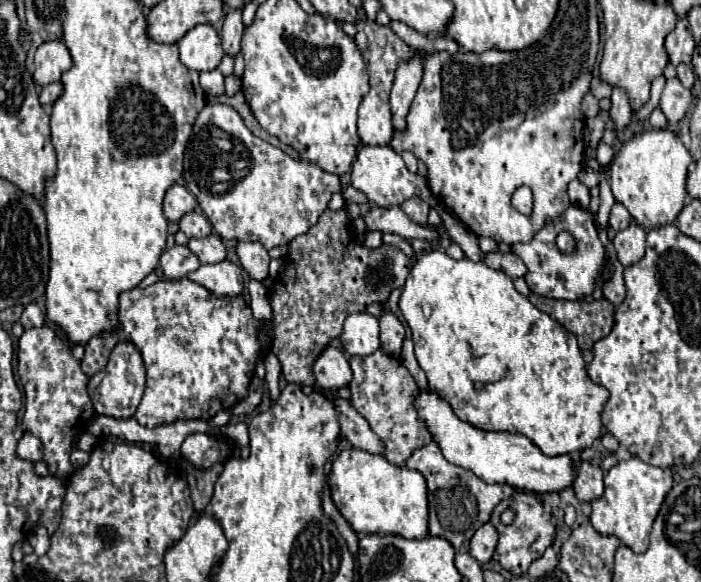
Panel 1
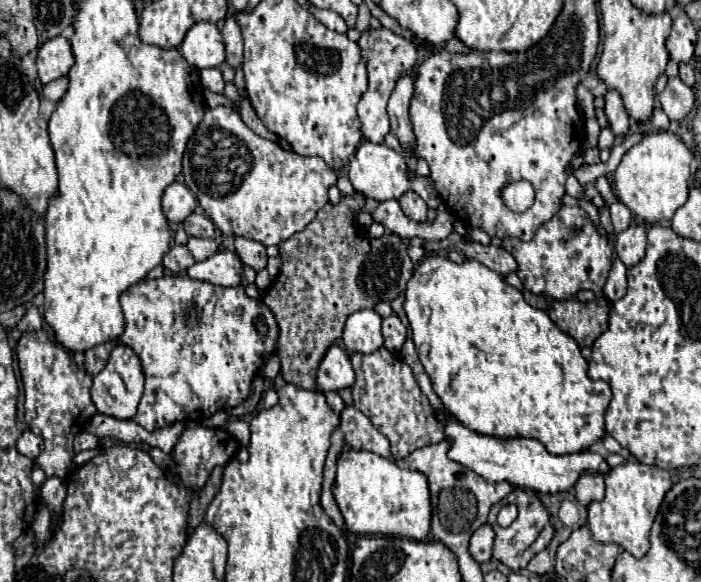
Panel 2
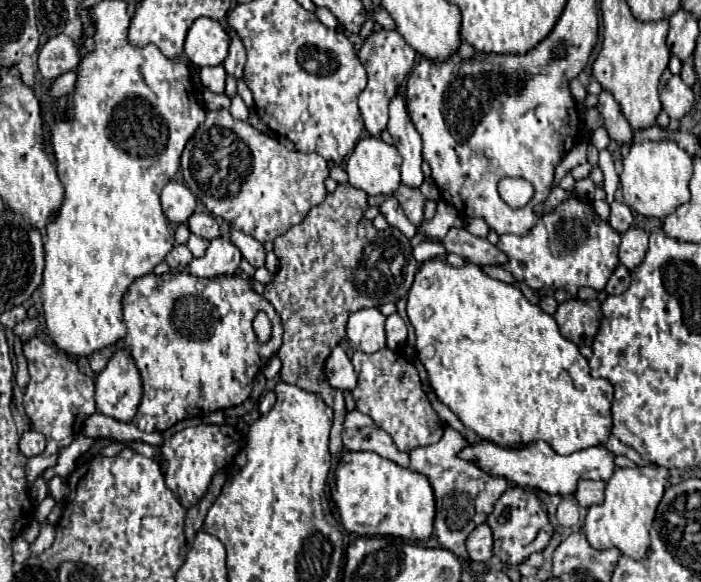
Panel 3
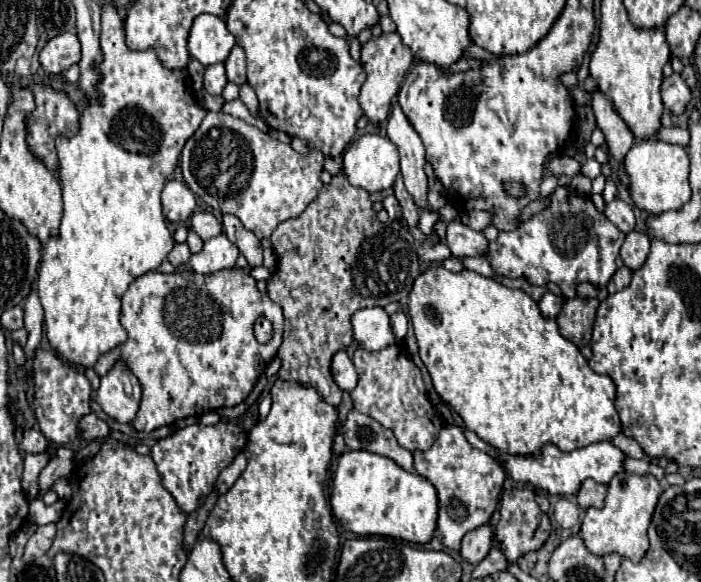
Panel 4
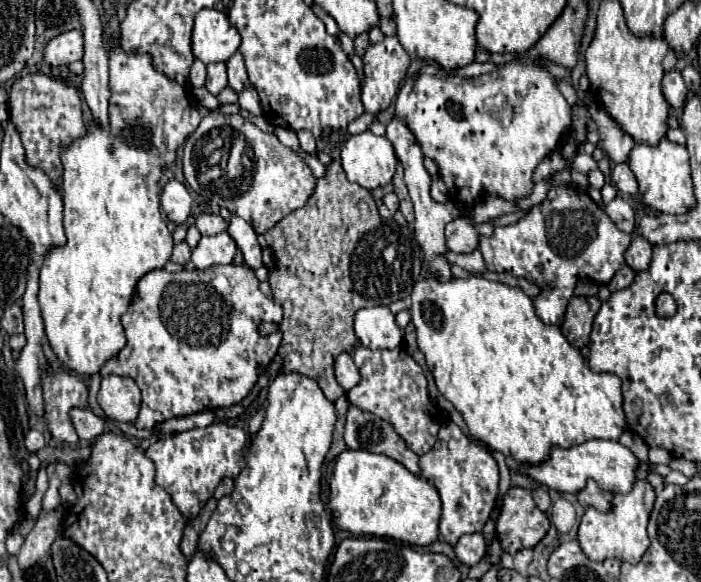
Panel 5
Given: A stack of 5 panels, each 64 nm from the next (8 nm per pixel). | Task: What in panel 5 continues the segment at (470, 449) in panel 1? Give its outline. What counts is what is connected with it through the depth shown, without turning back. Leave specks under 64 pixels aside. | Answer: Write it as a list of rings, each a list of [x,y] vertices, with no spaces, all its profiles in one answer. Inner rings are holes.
[[[586,440],[578,446],[572,448],[554,448],[550,458],[538,466],[530,466],[524,464],[520,466],[520,472],[526,472],[528,476],[532,476],[536,482],[546,484],[552,490],[558,492],[580,492],[586,486],[588,478],[594,478],[596,484],[606,490],[606,492],[614,492],[614,494],[626,494],[632,490],[634,482],[636,482],[636,472],[638,472],[638,464],[640,460],[634,456],[634,452],[630,448],[626,448],[620,442],[612,442],[612,440]]]

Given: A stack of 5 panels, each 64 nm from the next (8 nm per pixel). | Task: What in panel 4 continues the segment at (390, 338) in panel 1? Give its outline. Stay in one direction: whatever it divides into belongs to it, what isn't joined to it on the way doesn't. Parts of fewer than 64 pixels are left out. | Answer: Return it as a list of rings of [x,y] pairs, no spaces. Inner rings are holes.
[[[396,312],[392,314],[392,330],[396,332],[396,338],[402,342],[406,332],[408,332],[408,318],[404,312]]]

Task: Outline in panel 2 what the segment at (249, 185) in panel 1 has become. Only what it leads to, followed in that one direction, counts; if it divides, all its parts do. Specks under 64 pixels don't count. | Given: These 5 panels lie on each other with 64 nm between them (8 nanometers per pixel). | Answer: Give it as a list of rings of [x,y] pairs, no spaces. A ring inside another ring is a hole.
[[[226,106],[208,108],[204,120],[186,144],[182,160],[184,184],[194,192],[204,212],[212,218],[216,228],[228,236],[244,236],[258,240],[264,246],[276,246],[280,240],[292,236],[292,232],[304,230],[316,216],[316,212],[328,202],[328,188],[336,184],[336,172],[326,166],[318,156],[300,156],[288,152],[272,140],[254,134],[242,118]]]

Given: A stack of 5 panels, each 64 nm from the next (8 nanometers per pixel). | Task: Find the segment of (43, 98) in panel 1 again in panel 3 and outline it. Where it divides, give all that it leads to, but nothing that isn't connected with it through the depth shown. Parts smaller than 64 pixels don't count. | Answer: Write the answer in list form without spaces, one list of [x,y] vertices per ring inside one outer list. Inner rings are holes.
[[[68,70],[62,76],[58,76],[50,88],[50,96],[52,98],[60,98],[62,94],[68,94],[74,90],[76,84],[76,70]]]

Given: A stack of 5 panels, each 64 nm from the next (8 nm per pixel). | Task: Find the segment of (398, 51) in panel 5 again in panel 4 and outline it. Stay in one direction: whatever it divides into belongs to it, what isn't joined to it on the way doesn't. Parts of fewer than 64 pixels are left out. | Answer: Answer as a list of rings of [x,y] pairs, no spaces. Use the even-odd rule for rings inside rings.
[[[382,34],[380,38],[370,38],[362,46],[362,66],[366,70],[366,80],[360,92],[360,106],[364,106],[364,114],[370,118],[372,124],[382,124],[388,118],[392,98],[398,94],[410,64],[412,52],[402,44],[398,34]]]

